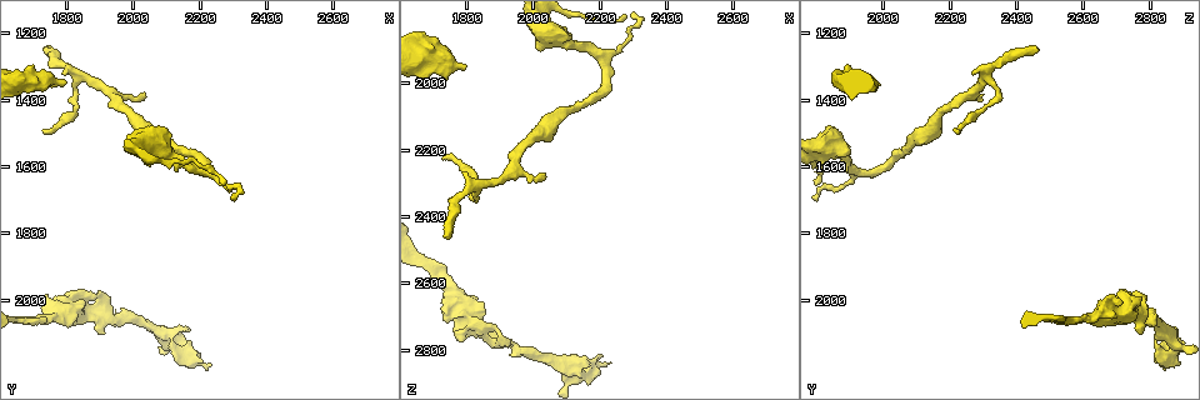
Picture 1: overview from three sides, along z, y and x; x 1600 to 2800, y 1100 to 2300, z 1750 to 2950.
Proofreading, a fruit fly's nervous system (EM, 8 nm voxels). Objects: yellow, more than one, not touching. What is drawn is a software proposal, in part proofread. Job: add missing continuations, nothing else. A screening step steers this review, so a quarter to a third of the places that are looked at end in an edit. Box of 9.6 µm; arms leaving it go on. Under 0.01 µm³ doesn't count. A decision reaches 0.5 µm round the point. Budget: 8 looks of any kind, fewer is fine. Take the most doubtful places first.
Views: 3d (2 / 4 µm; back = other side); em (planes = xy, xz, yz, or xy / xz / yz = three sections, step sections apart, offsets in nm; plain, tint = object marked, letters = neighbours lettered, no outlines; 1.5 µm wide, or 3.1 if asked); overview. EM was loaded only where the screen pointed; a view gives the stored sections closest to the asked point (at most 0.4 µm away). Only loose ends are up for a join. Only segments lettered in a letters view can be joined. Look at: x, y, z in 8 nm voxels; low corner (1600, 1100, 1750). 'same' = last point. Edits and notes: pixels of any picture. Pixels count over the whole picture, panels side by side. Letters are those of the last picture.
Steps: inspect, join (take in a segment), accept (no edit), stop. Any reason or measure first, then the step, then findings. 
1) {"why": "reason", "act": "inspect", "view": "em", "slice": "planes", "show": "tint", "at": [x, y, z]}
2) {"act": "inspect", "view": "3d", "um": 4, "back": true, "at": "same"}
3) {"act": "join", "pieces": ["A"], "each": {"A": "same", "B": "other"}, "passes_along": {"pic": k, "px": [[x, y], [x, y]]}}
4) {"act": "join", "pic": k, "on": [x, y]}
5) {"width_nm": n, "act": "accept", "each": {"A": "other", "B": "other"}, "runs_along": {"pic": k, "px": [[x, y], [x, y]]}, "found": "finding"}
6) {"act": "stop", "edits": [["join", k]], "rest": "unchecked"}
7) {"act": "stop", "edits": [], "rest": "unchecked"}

{"why": "free end", "act": "inspect", "view": "em", "slice": "xy", "step": 4, "show": "letters", "at": [2160, 2100, 2820]}

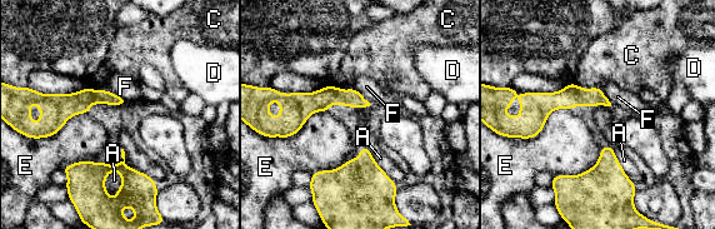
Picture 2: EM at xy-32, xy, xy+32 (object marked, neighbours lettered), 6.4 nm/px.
{"act": "inspect", "view": "em", "slice": "planes", "show": "letters", "at": "same"}

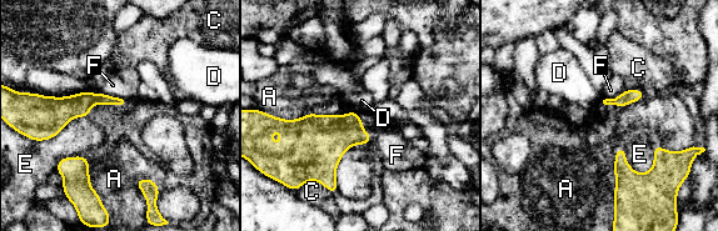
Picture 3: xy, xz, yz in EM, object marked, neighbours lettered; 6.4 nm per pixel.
{"act": "accept", "each": {"A": "other", "C": "other", "D": "other", "E": "other", "F": "other"}, "found": "no lettered segment goes on from it"}

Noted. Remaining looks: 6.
{"why": "branch stops here", "act": "inspect", "view": "3d", "um": 2, "at": [1800, 1350, 1950]}

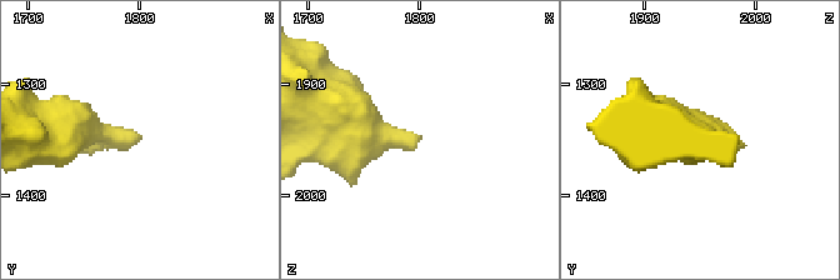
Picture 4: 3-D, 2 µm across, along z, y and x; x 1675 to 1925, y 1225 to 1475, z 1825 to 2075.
{"why": "shape alone is not enough", "act": "inspect", "view": "em", "slice": "planes", "show": "plain", "at": [1800, 1350, 1952]}

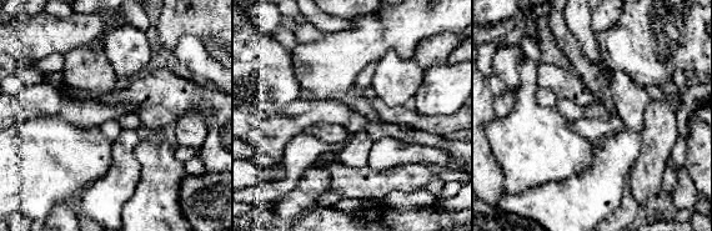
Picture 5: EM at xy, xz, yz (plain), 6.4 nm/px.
{"act": "inspect", "view": "em", "slice": "planes", "show": "letters", "at": "same"}

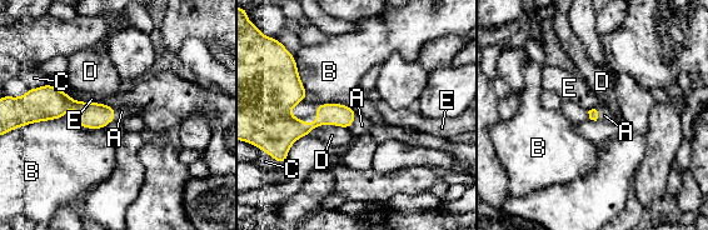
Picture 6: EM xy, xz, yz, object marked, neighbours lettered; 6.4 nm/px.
{"act": "join", "pieces": ["A"], "each": {"A": "same", "B": "other", "C": "other", "D": "other", "E": "other"}, "passes_along": {"pic": 6, "px": [[340, 115], [353, 121], [362, 125]]}, "found": "the cell continues"}

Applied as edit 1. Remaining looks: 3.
{"why": "redraw", "act": "inspect", "view": "overview"}

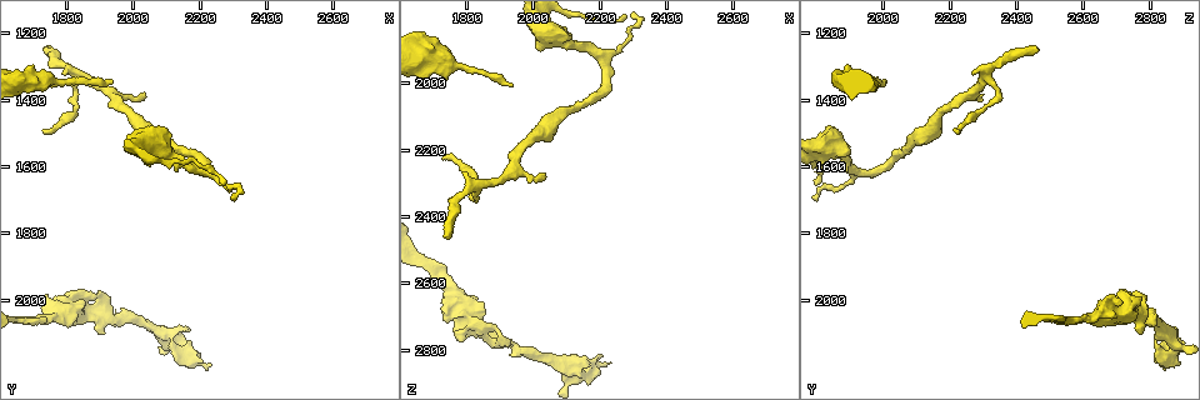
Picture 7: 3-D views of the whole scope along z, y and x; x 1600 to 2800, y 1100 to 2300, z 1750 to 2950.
{"why": "an open end", "act": "inspect", "view": "3d", "um": 2, "at": [1740, 1250, 2460]}

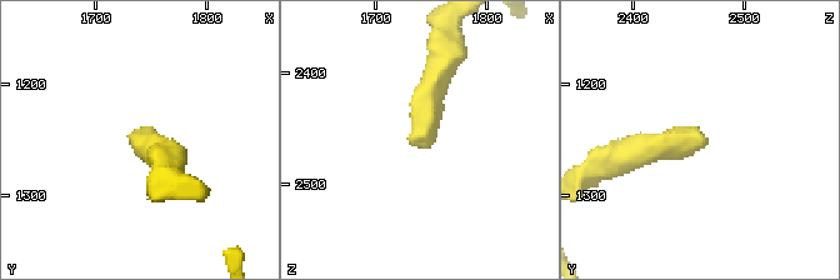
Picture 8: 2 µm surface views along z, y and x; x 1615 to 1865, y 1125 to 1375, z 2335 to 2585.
{"act": "inspect", "view": "em", "slice": "yz", "step": 8, "show": "letters", "at": [1740, 1252, 2466]}

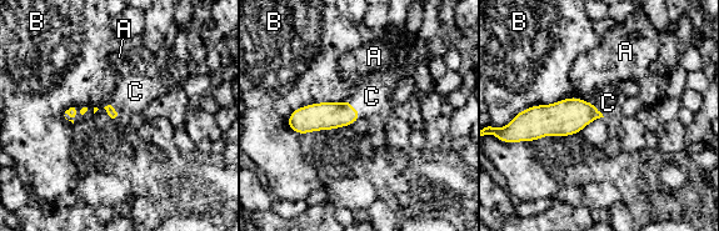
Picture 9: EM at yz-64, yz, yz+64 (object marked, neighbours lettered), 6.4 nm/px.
{"act": "join", "pieces": ["C"], "each": {"A": "other", "B": "other", "C": "same"}, "found": "it goes on there"}

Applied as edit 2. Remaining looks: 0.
{"act": "stop", "edits": [["join", 6], ["join", 9]], "rest": "unchecked"}

